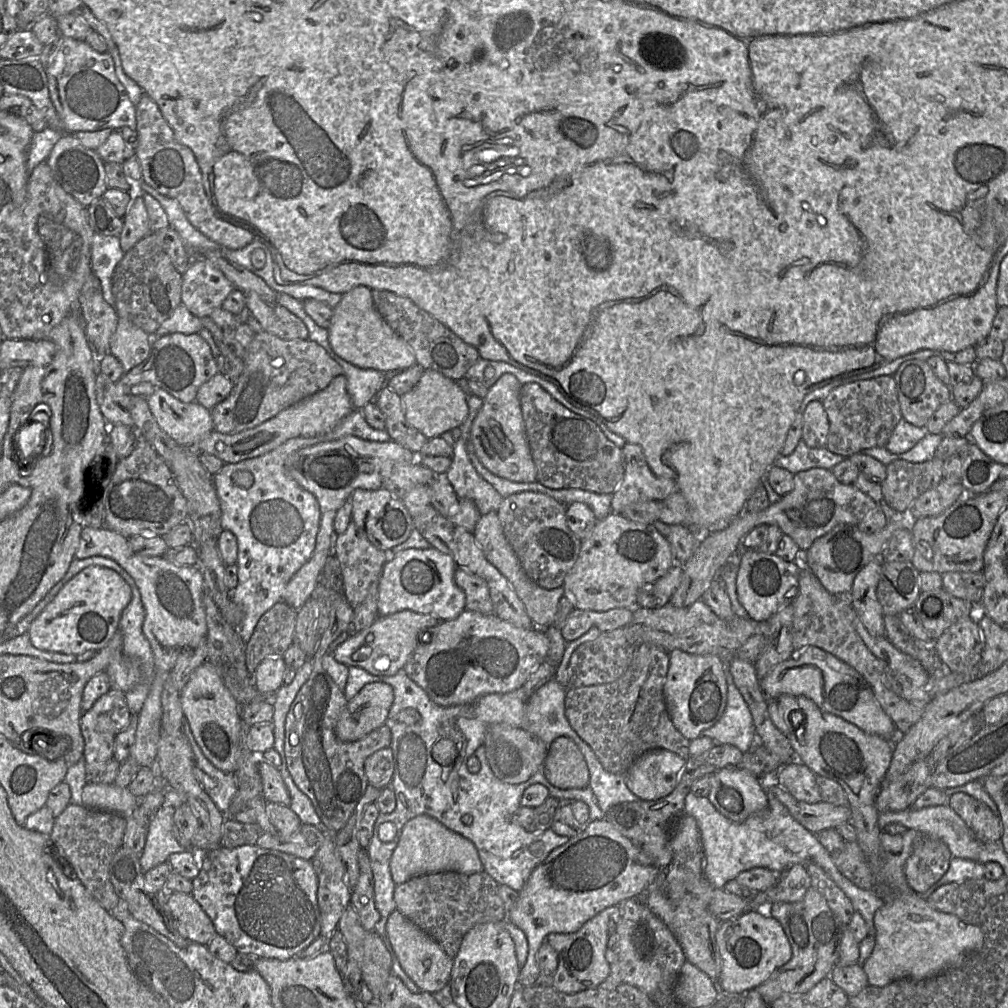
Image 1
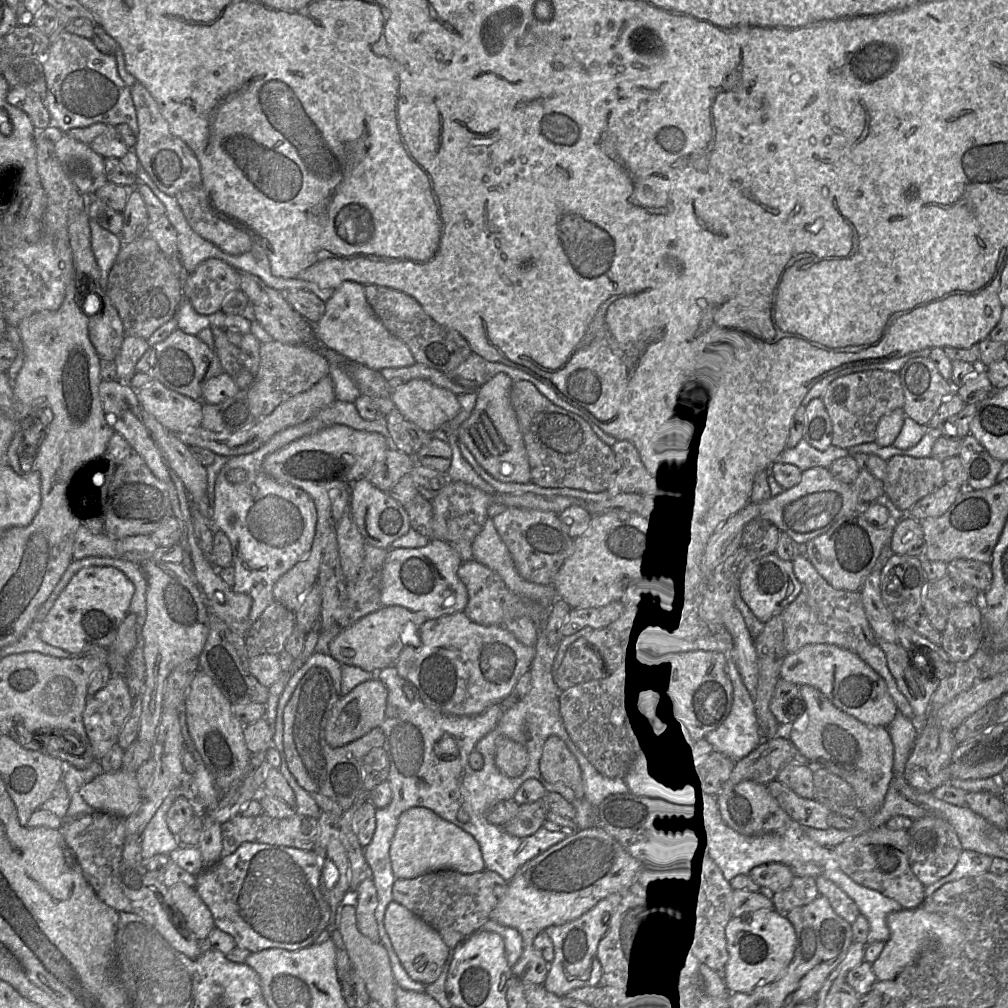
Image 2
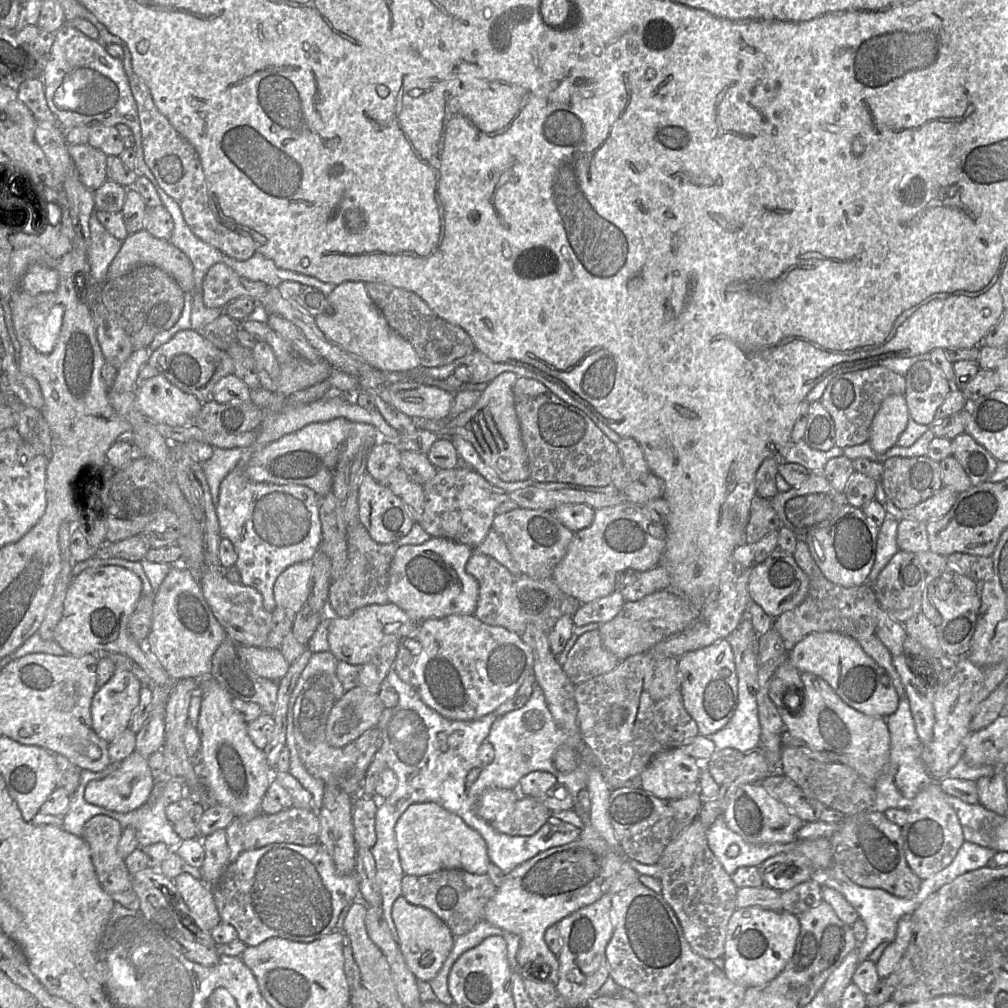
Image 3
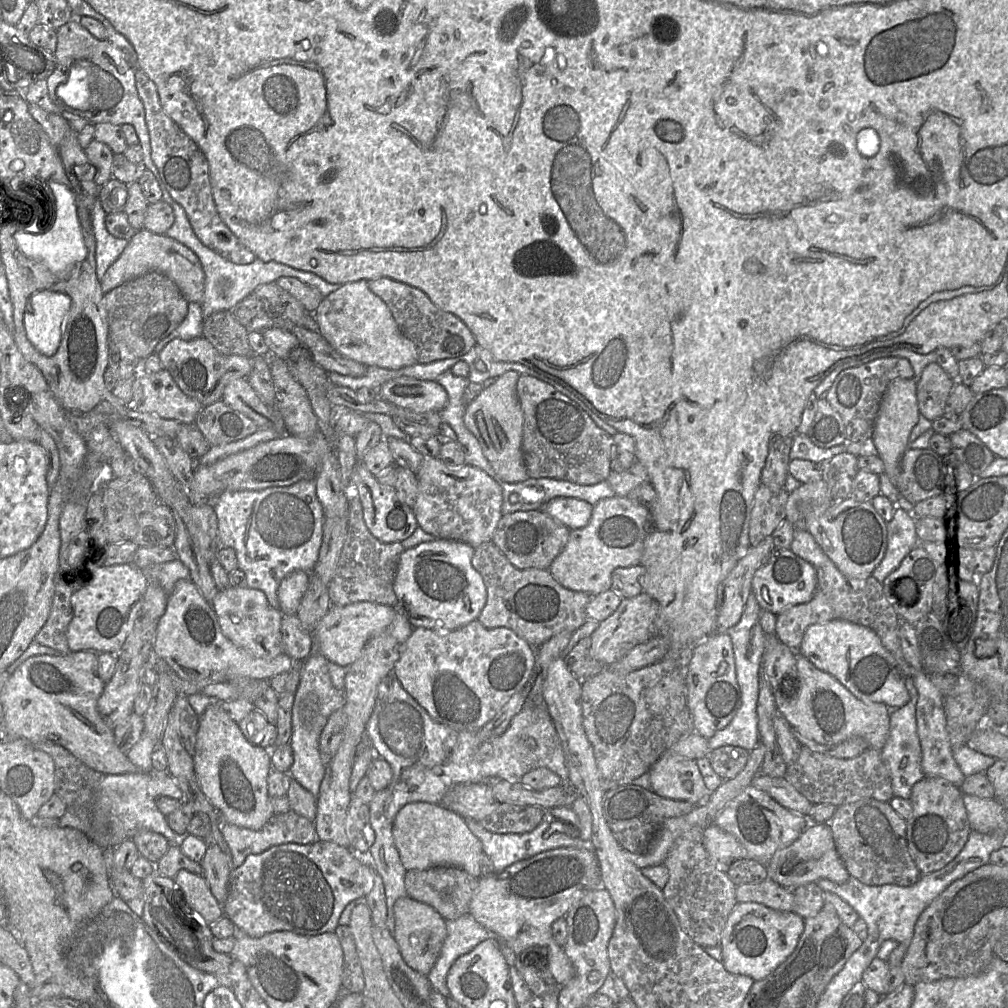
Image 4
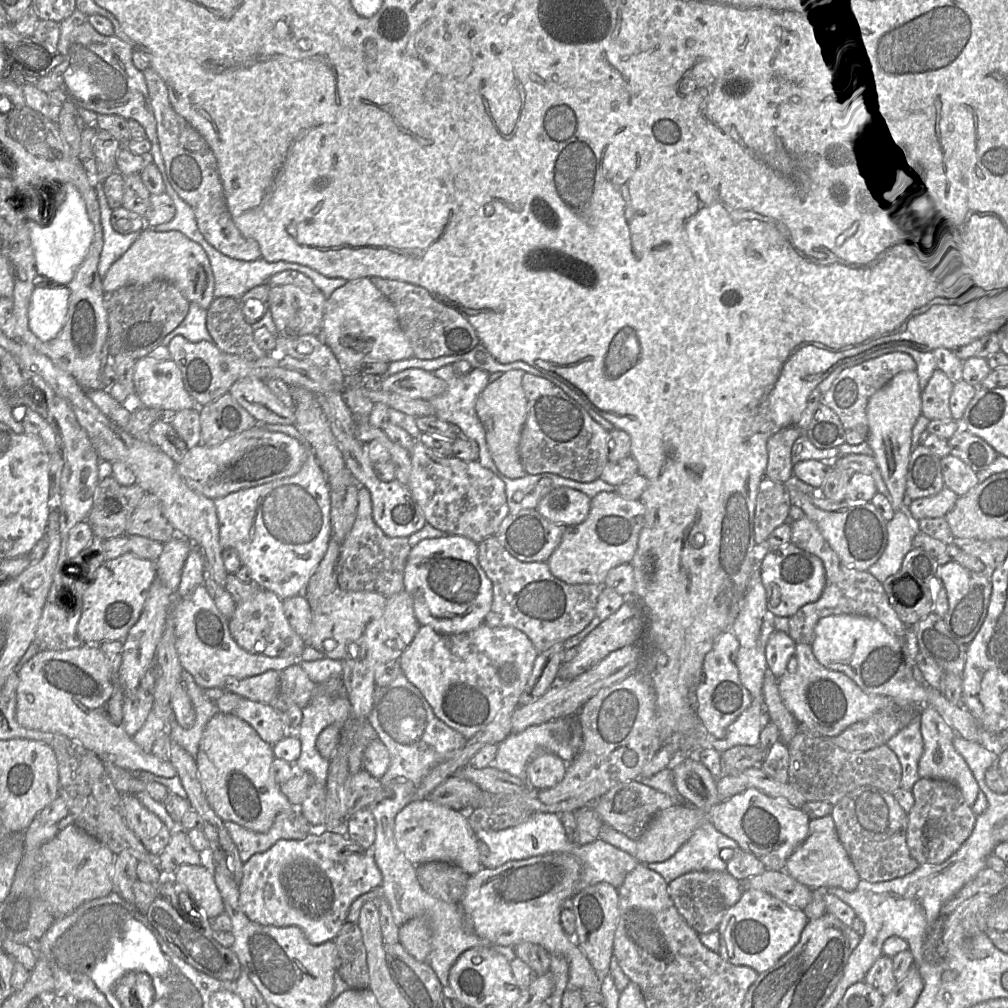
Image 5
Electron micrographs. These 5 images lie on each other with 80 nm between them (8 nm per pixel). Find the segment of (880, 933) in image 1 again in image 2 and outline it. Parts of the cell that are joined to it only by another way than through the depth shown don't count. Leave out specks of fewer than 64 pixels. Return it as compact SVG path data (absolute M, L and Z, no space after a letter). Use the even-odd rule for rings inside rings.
M922 907L892 912L887 916L886 923L890 937L885 942L879 957L871 964L877 981L893 979L906 966L912 964L929 943L948 946L961 940L964 933L963 924L957 918L946 914L927 912Z

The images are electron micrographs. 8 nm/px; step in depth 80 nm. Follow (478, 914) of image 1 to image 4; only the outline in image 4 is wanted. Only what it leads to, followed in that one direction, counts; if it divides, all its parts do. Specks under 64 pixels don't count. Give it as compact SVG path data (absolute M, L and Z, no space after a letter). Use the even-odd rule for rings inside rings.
M438 866L426 870L410 870L405 875L407 896L432 906L445 920L455 920L469 913L470 902L479 878L456 866Z

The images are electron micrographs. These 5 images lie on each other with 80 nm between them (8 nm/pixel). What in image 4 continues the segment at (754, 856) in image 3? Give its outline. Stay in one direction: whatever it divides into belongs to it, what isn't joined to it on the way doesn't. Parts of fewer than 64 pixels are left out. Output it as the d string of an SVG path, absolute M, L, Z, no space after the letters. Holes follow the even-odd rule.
M711 824L704 830L703 845L712 863L725 872L735 860L747 858L744 846L716 824Z

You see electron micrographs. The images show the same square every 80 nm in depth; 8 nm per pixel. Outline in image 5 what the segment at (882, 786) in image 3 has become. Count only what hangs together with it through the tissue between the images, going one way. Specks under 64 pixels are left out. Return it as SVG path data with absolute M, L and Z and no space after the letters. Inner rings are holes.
M916 716L888 742L887 746L897 755L902 768L900 788L911 790L920 779L918 763L923 754L923 738L920 731L920 716Z

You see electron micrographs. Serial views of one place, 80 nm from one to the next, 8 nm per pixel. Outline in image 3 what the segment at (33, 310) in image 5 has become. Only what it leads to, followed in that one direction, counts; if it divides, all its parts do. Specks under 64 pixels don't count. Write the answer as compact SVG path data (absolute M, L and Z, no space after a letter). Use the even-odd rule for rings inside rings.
M57 304L51 307L42 322L33 322L28 326L28 338L40 353L53 351L62 327L63 315L63 307Z

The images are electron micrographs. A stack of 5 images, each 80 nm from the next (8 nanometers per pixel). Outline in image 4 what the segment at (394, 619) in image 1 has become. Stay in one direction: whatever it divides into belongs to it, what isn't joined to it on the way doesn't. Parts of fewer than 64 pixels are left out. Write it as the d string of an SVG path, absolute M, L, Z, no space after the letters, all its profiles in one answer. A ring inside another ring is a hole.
M367 601L346 606L331 605L330 610L320 620L313 632L317 641L318 653L330 662L348 667L359 658L367 642L392 622L397 608L399 607Z

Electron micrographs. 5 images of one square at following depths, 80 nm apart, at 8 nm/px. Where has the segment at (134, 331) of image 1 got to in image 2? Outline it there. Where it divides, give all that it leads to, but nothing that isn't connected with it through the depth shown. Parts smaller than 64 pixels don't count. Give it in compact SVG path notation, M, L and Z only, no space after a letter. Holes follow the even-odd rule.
M126 335L119 353L114 359L117 366L117 381L128 383L136 373L135 366L144 353L149 349L147 340Z

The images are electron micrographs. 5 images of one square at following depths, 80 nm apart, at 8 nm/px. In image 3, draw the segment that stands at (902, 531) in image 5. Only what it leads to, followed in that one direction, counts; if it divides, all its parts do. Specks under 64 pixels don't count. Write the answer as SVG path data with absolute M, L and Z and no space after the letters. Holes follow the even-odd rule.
M887 513L884 523L880 526L877 553L874 565L868 576L867 582L874 584L881 571L891 558L899 551L897 545L897 528L899 521Z

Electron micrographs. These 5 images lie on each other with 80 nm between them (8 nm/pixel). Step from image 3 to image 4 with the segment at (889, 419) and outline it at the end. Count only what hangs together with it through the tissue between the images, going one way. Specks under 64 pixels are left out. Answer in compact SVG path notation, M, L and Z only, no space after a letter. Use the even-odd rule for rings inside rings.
M898 378L893 380L882 396L871 435L877 455L884 464L884 473L893 485L900 472L901 457L909 446L909 435L919 416L915 379Z

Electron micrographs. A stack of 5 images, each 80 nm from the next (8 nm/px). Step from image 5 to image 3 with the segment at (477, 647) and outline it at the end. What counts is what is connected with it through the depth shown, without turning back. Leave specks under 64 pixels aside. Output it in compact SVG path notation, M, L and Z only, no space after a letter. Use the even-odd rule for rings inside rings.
M450 615L438 619L428 619L419 623L415 631L399 643L399 650L394 663L394 669L400 679L409 684L418 693L421 700L442 717L453 721L470 721L493 713L505 701L510 699L519 689L524 679L533 673L534 656L531 648L526 645L519 635L503 627L494 627L482 623L473 615Z

